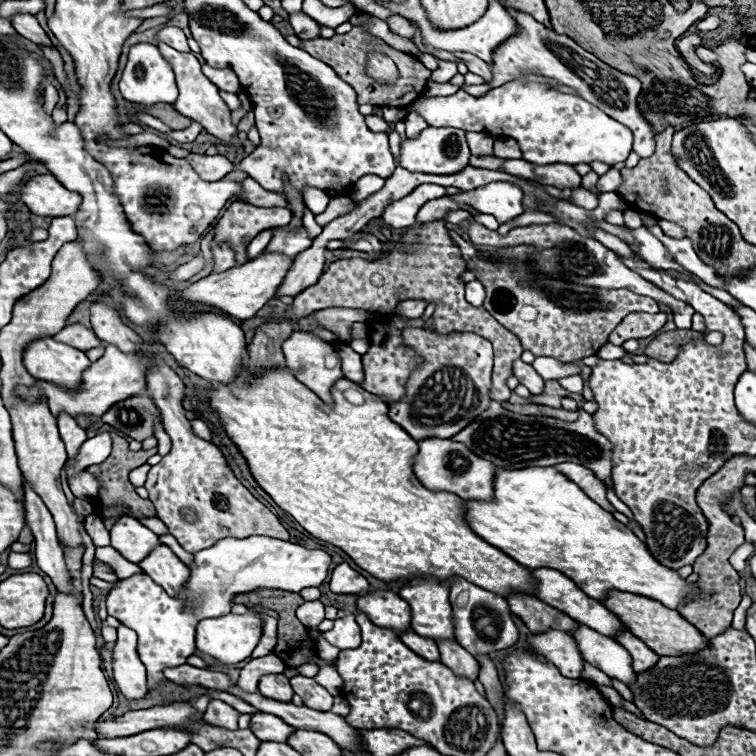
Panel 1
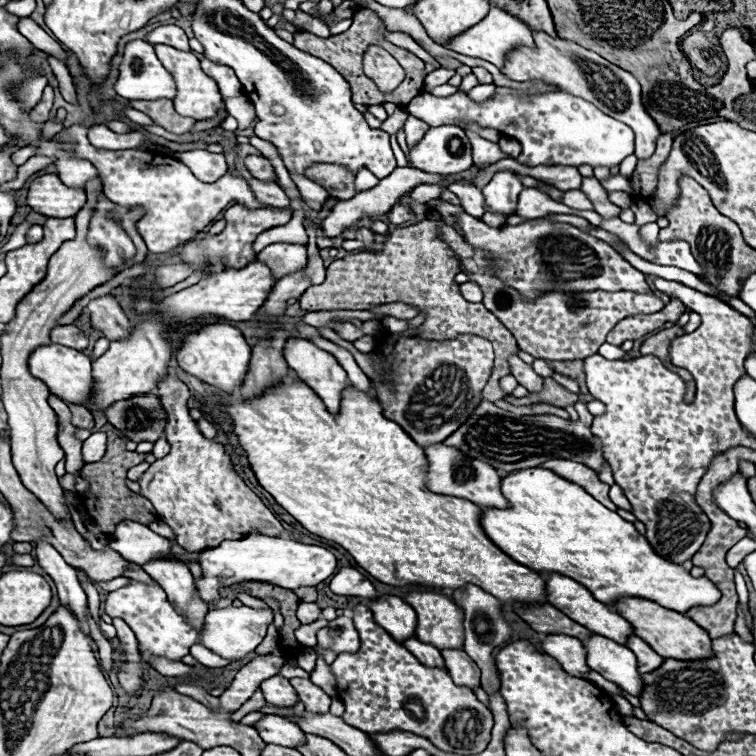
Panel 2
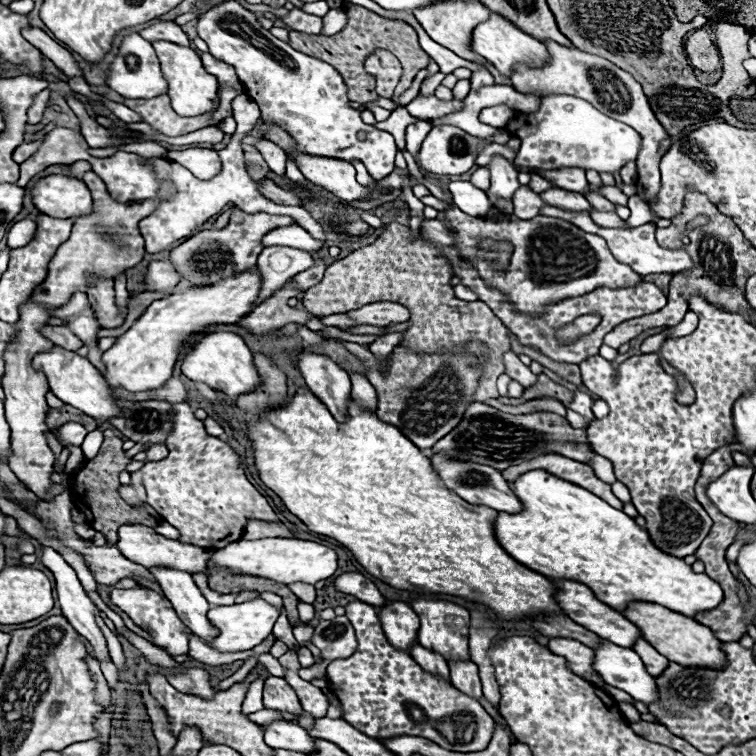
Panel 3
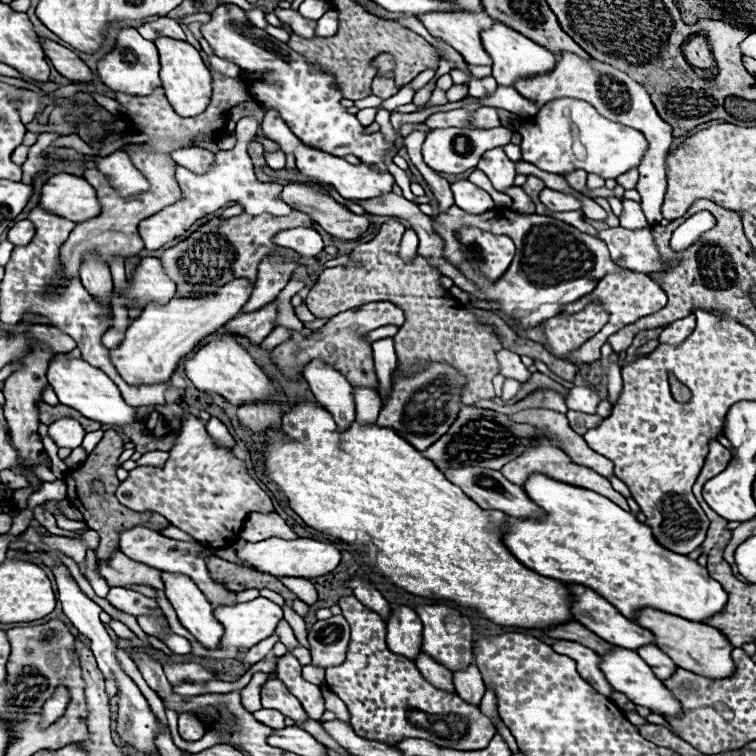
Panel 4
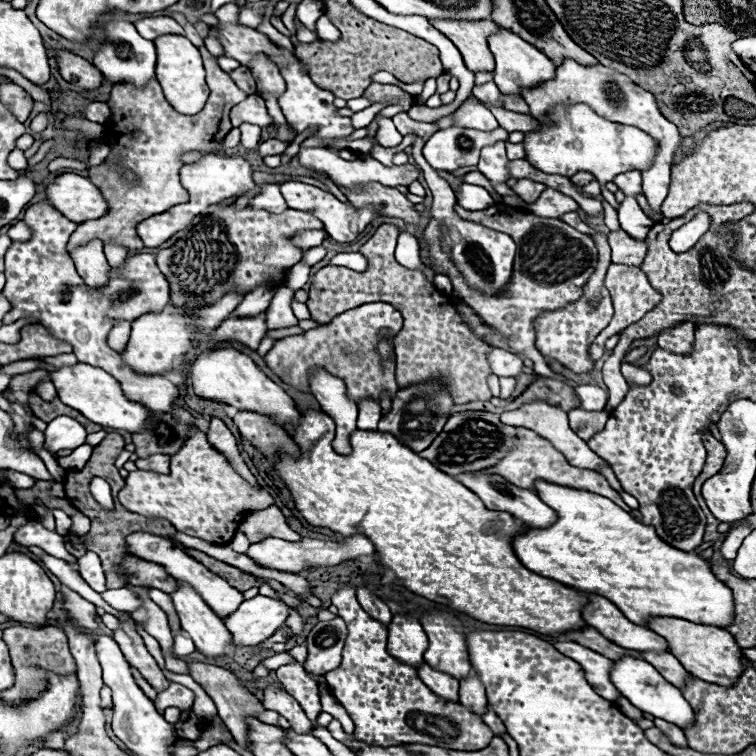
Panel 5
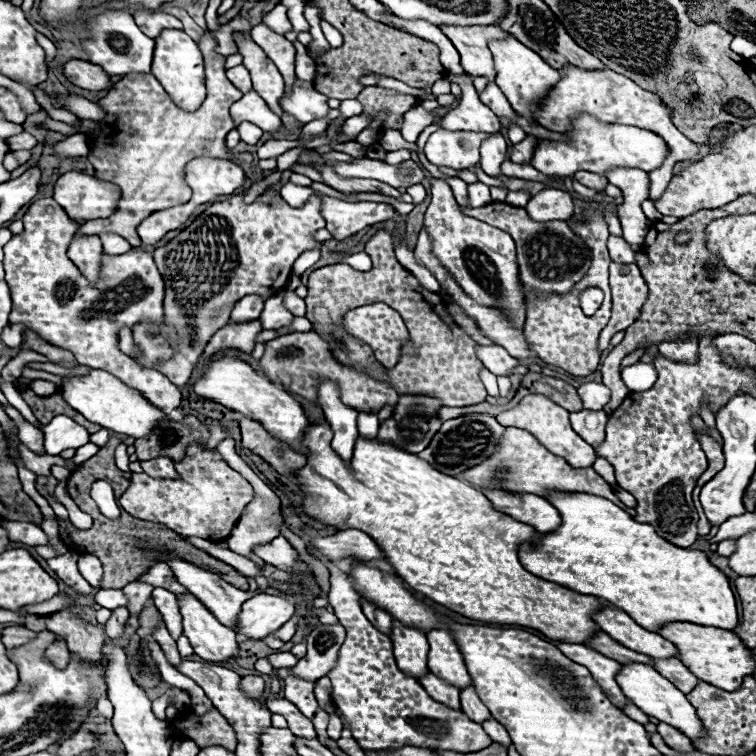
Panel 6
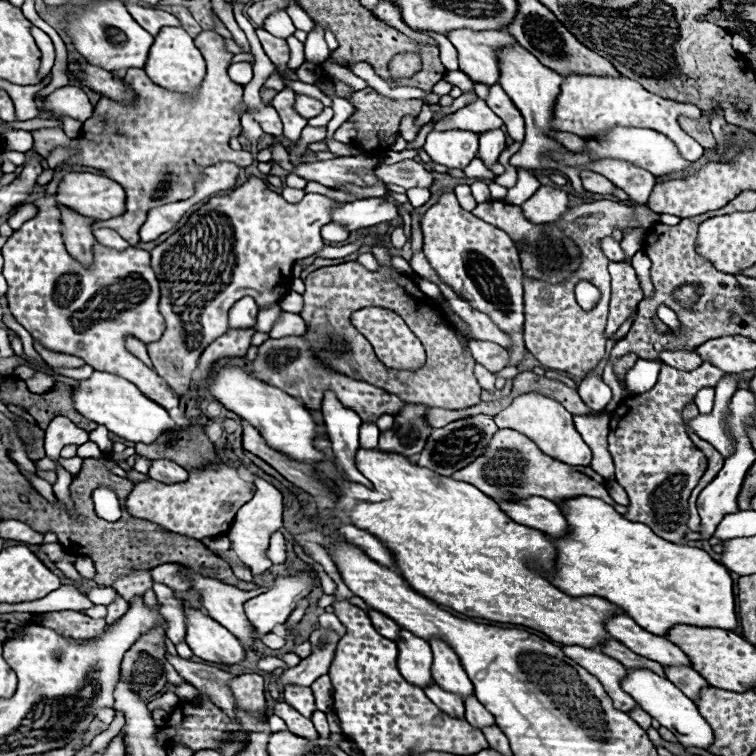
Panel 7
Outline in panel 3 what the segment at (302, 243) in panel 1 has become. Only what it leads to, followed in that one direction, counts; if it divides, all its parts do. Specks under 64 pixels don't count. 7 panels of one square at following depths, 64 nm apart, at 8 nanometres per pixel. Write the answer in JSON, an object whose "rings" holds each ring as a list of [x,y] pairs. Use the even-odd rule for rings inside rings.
{"rings":[[[268,246],[258,256],[258,266],[264,278],[258,304],[270,298],[278,288],[282,288],[294,274],[312,266],[308,252],[290,246]]]}

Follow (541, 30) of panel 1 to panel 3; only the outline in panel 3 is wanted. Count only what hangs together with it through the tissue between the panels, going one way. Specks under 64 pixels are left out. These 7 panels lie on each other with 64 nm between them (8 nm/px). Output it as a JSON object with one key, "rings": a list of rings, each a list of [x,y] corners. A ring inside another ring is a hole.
{"rings":[[[546,40],[544,46],[548,48],[548,62],[544,66],[540,68],[530,68],[526,64],[514,66],[512,76],[510,76],[514,82],[514,88],[524,94],[532,94],[532,92],[540,92],[540,96],[572,94],[572,96],[584,98],[606,116],[612,116],[614,120],[620,120],[632,126],[636,132],[640,132],[642,146],[640,146],[640,156],[636,160],[638,162],[638,196],[644,202],[648,202],[648,206],[652,208],[652,202],[656,200],[656,194],[660,188],[658,148],[660,148],[660,142],[668,138],[668,134],[662,128],[662,124],[656,120],[654,112],[650,110],[650,104],[642,92],[642,86],[628,72],[616,68],[616,64],[604,60],[602,56],[588,54],[578,48],[568,48],[552,40]]]}

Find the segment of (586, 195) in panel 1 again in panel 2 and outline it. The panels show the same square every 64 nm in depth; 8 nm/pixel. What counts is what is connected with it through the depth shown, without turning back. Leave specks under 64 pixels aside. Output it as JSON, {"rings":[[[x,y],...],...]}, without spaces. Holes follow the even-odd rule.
{"rings":[[[582,190],[566,192],[566,194],[562,196],[562,204],[570,206],[570,208],[576,208],[576,210],[594,210],[594,204],[590,202],[590,198],[588,198]]]}

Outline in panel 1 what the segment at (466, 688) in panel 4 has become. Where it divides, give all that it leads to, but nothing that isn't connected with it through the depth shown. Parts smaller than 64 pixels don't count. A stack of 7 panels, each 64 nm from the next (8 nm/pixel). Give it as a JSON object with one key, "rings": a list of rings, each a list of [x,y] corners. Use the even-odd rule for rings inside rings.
{"rings":[[[438,640],[438,650],[440,650],[440,660],[454,670],[454,674],[476,680],[478,678],[478,662],[476,658],[462,648],[456,640]]]}

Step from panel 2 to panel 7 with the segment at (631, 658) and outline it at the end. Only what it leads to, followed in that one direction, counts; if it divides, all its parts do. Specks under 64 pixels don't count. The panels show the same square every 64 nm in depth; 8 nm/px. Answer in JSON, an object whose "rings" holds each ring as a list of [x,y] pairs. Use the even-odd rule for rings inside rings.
{"rings":[[[628,668],[628,676],[622,680],[622,688],[638,702],[638,706],[642,710],[646,710],[652,718],[656,718],[662,726],[666,726],[668,730],[672,730],[678,740],[684,744],[684,746],[696,746],[696,748],[708,748],[712,742],[714,742],[714,736],[712,736],[712,728],[708,726],[708,722],[698,714],[698,708],[696,704],[684,696],[670,680],[658,676],[656,672],[652,670],[646,670],[646,668]]]}

